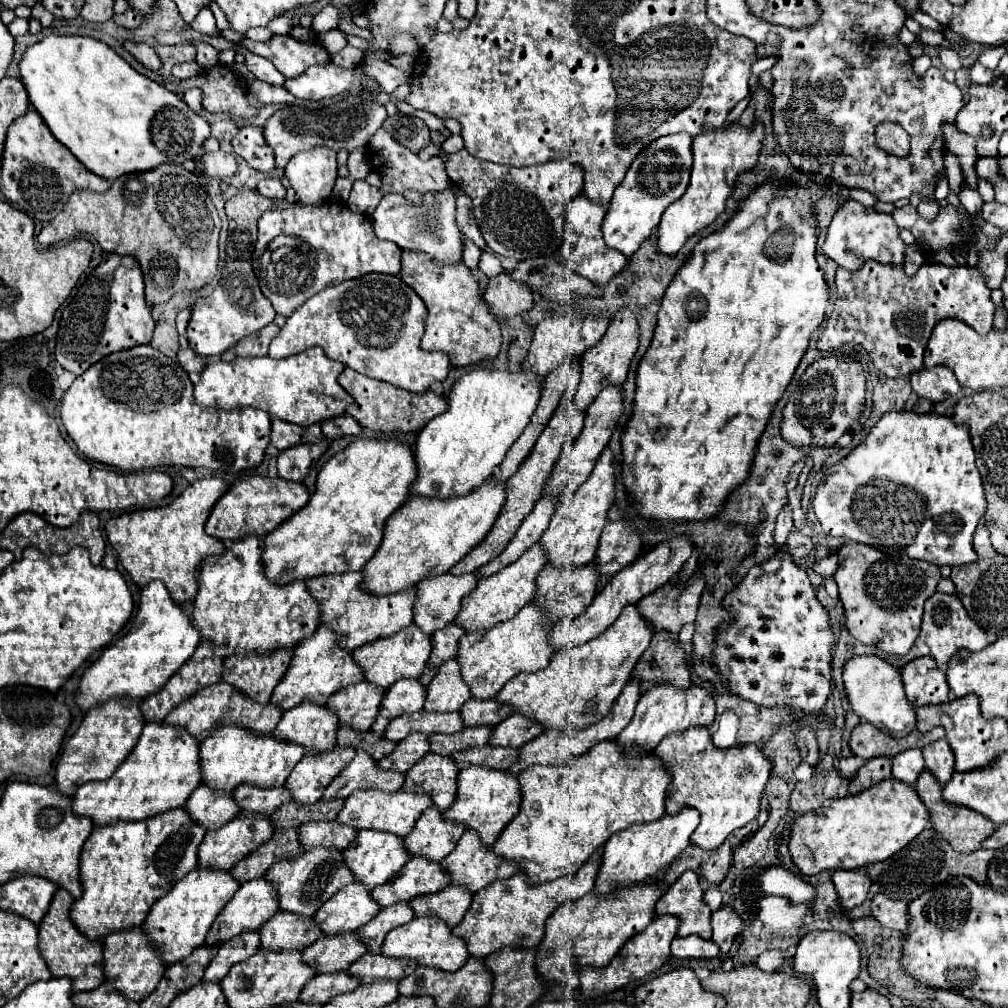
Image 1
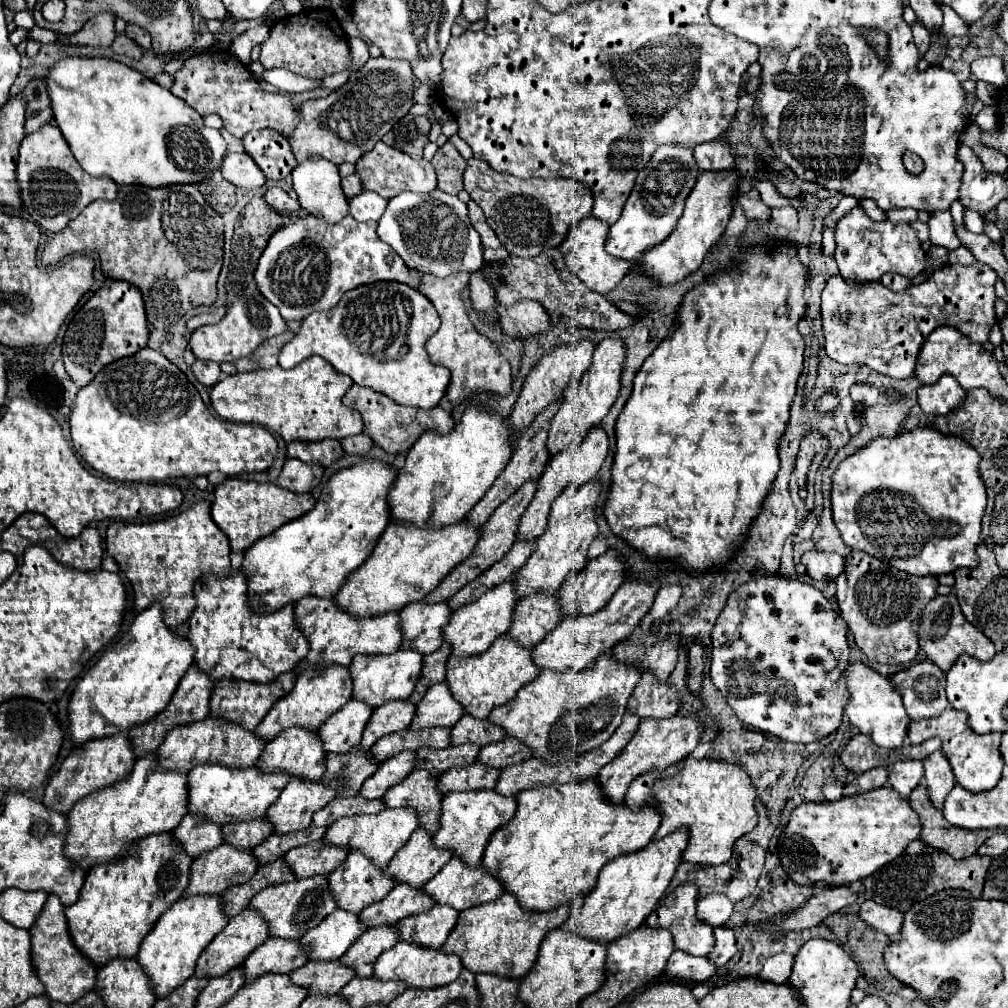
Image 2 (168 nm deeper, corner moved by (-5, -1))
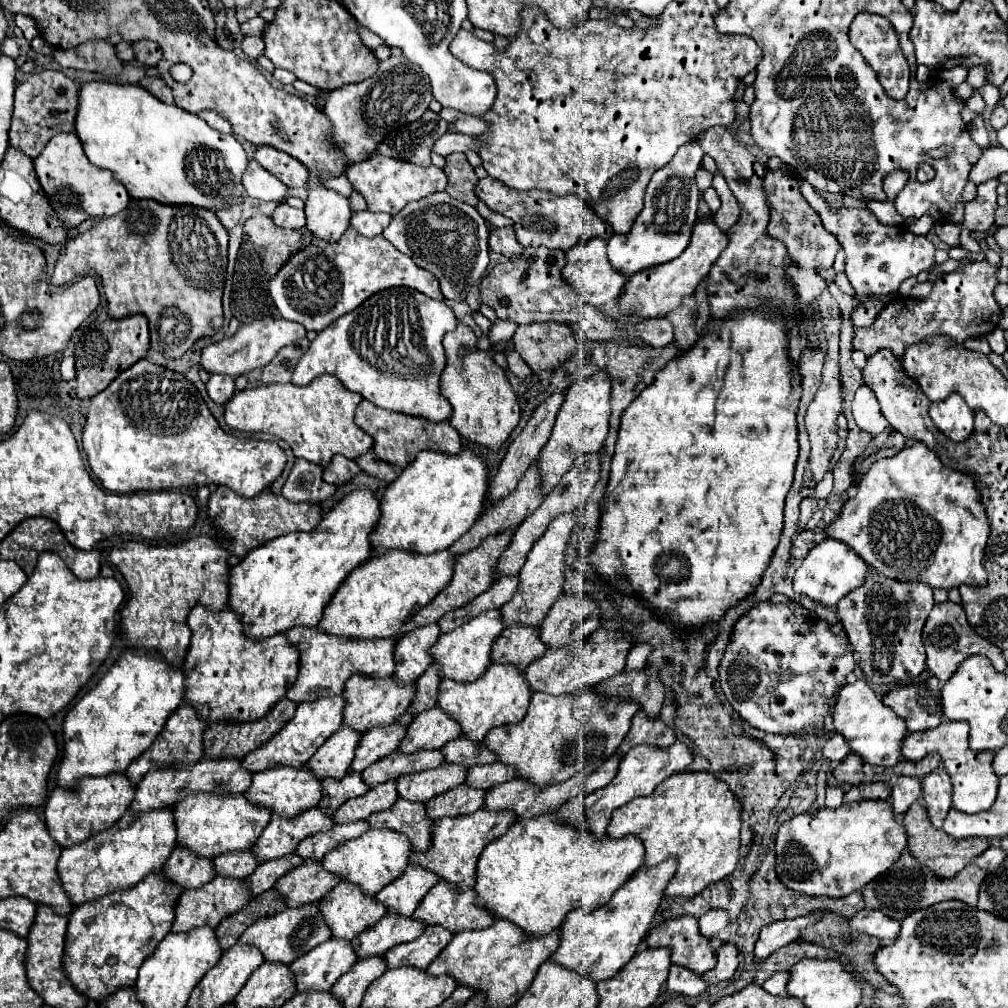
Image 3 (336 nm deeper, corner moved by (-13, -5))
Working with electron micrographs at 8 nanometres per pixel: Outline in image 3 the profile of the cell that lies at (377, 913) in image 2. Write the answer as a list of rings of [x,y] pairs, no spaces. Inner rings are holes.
[[[385,914],[375,926],[367,928],[363,934],[351,940],[351,946],[355,948],[357,958],[385,956],[389,948],[415,940],[423,932],[423,928],[423,922],[415,922],[409,916],[403,918]]]

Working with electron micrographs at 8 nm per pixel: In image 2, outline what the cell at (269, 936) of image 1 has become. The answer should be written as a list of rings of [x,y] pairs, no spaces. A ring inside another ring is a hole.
[[[269,936],[259,948],[255,948],[243,968],[247,982],[267,974],[267,972],[293,972],[295,968],[301,968],[309,960],[305,948],[301,946],[301,940],[287,940]]]

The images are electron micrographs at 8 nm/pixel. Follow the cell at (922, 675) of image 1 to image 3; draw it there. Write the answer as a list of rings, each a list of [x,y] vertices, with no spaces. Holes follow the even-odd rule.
[[[935,676],[911,684],[893,688],[885,698],[883,704],[895,710],[907,724],[909,732],[923,732],[937,728],[943,720],[941,710],[941,686]]]

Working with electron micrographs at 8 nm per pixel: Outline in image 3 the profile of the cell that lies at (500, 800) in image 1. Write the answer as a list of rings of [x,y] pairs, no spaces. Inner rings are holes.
[[[481,808],[469,816],[435,820],[435,836],[431,836],[431,848],[427,852],[413,852],[409,862],[421,864],[421,868],[435,872],[441,880],[447,880],[447,884],[455,884],[455,888],[473,888],[477,860],[479,860],[483,848],[489,842],[503,836],[515,822],[517,822],[517,816],[509,810],[489,812],[485,808]]]

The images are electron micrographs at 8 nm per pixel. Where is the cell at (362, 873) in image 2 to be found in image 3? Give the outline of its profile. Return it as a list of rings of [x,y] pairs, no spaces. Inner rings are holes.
[[[349,882],[337,884],[319,902],[319,912],[323,912],[323,918],[331,928],[331,936],[341,940],[353,940],[387,914],[383,904],[375,902],[371,896],[365,896],[355,884]]]

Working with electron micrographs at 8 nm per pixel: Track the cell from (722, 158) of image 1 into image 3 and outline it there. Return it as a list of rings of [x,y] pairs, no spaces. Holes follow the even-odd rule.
[[[713,220],[697,222],[693,228],[691,244],[683,252],[683,256],[679,256],[679,258],[675,258],[669,264],[663,264],[659,268],[647,268],[647,270],[637,272],[635,276],[627,278],[625,290],[619,296],[621,314],[635,314],[639,318],[663,318],[663,316],[667,316],[677,306],[681,306],[681,300],[685,296],[695,294],[695,288],[709,274],[711,266],[715,264],[715,260],[719,258],[723,248],[727,248],[727,244],[729,244],[727,234],[723,230],[719,230]]]

